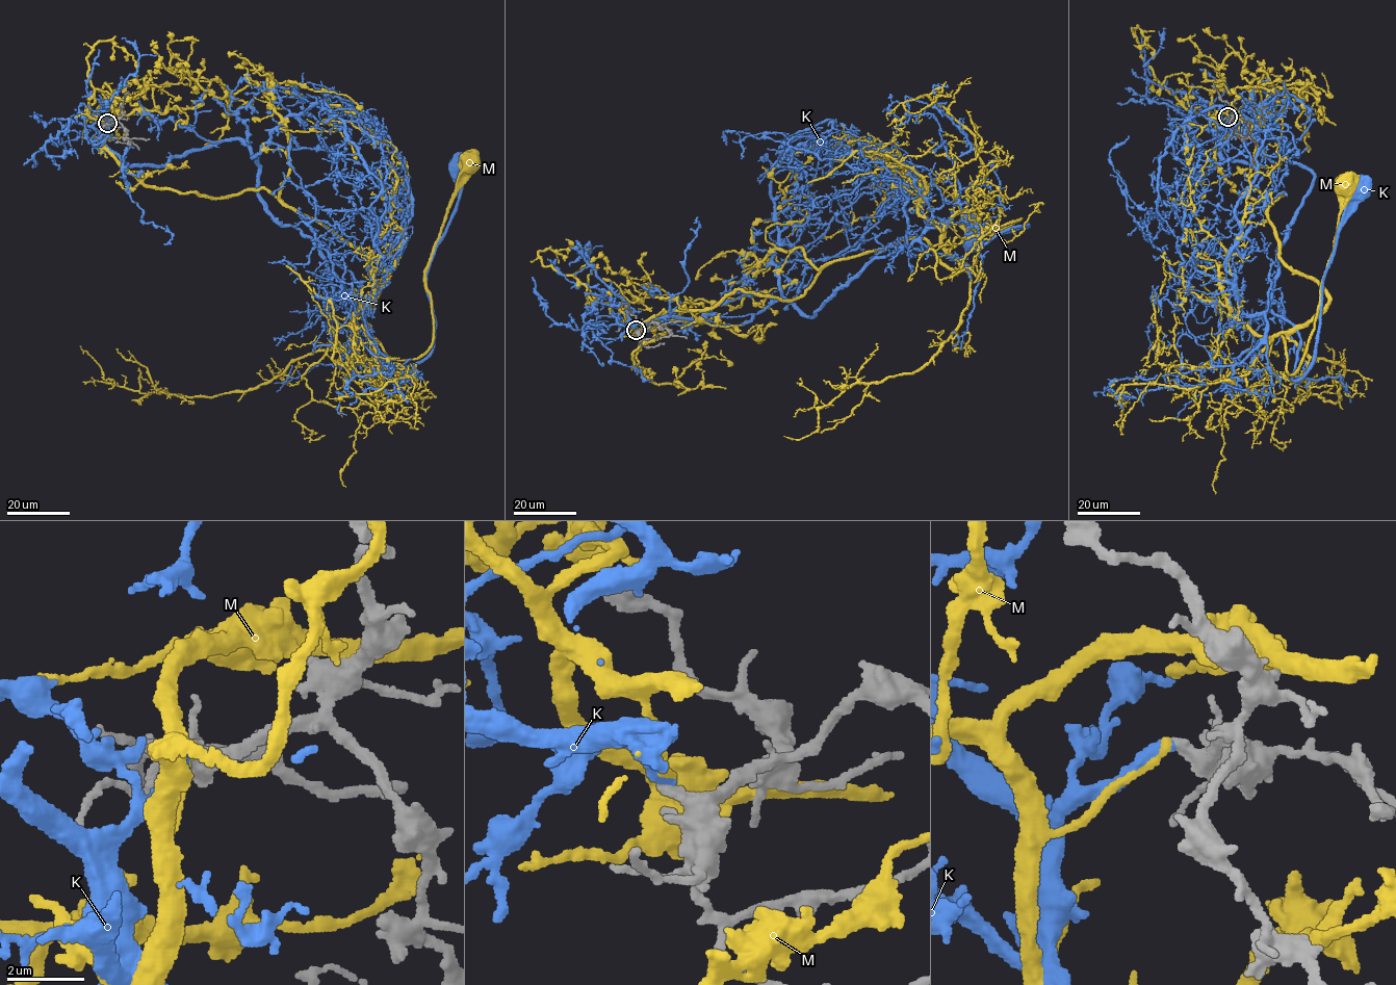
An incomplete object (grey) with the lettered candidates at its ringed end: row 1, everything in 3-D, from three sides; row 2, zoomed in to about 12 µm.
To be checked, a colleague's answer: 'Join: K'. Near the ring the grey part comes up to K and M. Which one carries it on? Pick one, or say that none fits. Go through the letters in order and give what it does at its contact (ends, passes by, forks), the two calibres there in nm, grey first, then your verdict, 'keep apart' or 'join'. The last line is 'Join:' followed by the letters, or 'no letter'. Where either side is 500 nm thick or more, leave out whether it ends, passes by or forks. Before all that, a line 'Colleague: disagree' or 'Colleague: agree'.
Colleague: agree
K: it ends; calibres 440 and 320 nm; join
M: it ends; calibres 360 and 180 nm; keep apart
Join: K

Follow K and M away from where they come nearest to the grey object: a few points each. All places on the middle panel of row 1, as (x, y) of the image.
K: (636, 330), (735, 325), (783, 300), (812, 318), (877, 258), (914, 241), (960, 257), (1028, 225), (972, 239)
M: (635, 330), (737, 289), (801, 296), (829, 263), (906, 238), (965, 267), (955, 239), (1020, 218), (970, 226)

